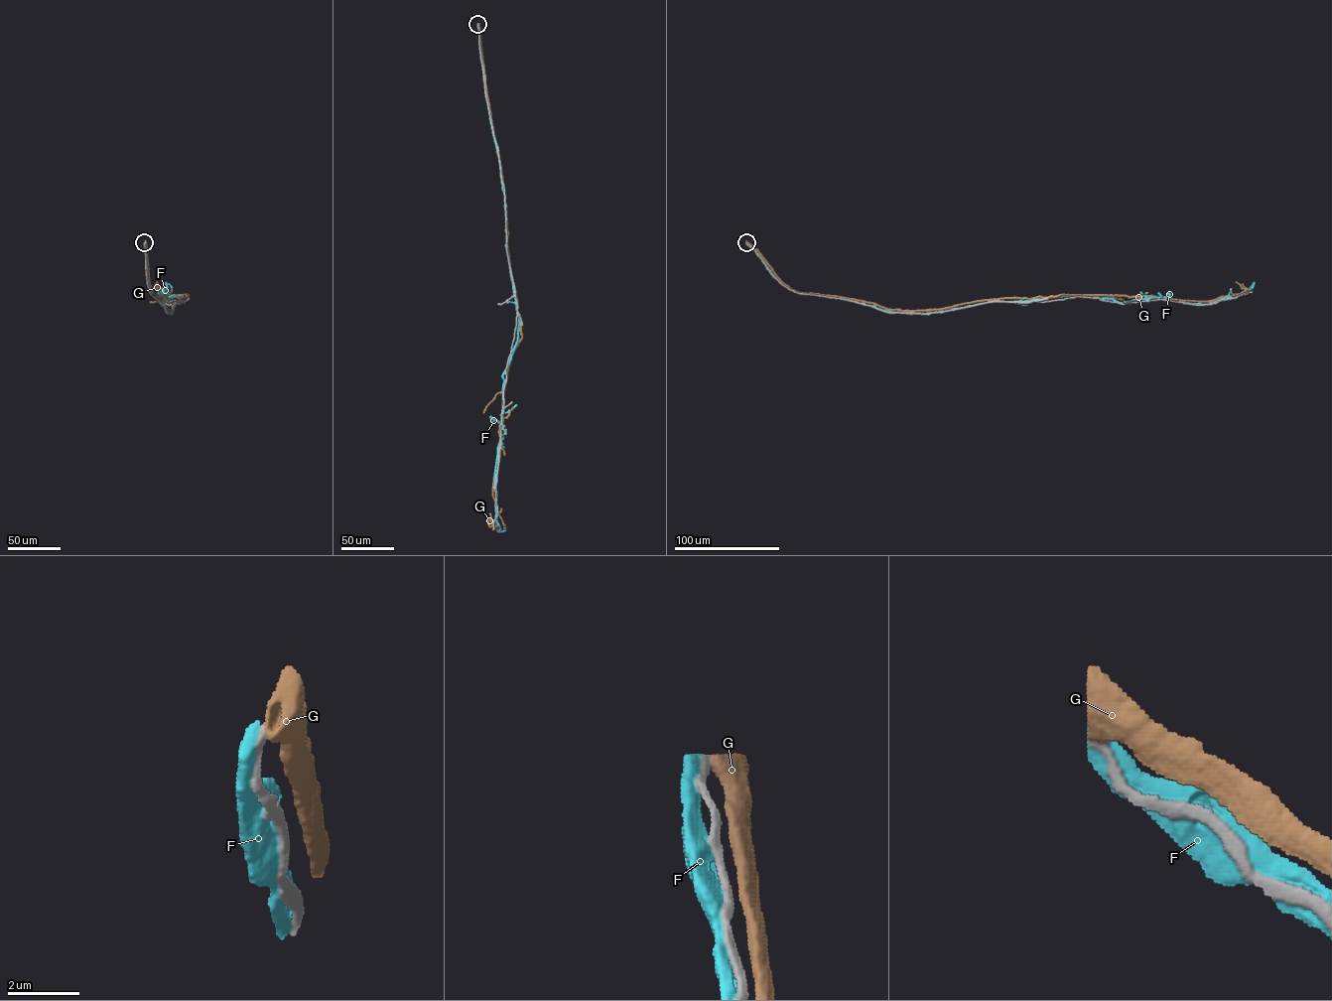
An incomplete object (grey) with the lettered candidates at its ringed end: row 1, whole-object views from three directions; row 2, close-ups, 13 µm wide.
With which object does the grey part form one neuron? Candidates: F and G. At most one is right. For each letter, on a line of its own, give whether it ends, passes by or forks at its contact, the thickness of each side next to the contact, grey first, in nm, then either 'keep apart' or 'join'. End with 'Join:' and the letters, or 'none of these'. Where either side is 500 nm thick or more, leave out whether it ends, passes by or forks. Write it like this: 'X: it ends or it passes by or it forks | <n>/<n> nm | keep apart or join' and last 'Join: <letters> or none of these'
F: 340/750 nm | keep apart
G: it ends | 240/480 nm | keep apart
Join: none of these

